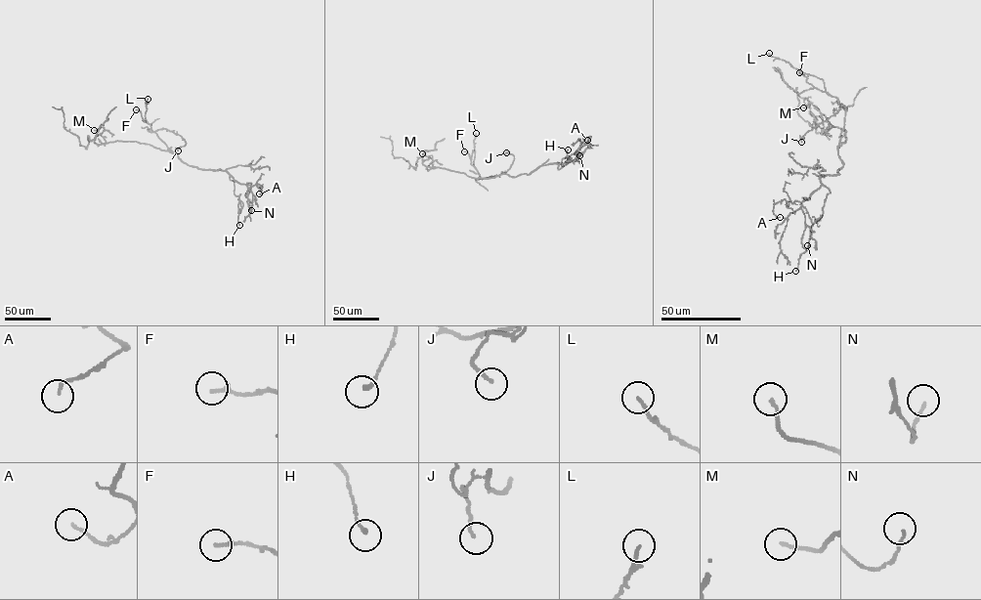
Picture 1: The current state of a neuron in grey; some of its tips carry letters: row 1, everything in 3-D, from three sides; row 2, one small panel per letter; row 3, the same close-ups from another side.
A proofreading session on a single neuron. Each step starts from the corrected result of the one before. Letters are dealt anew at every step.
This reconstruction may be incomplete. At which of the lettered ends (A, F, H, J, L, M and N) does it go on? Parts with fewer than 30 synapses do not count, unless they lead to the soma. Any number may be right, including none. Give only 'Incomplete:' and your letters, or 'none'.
Incomplete: none

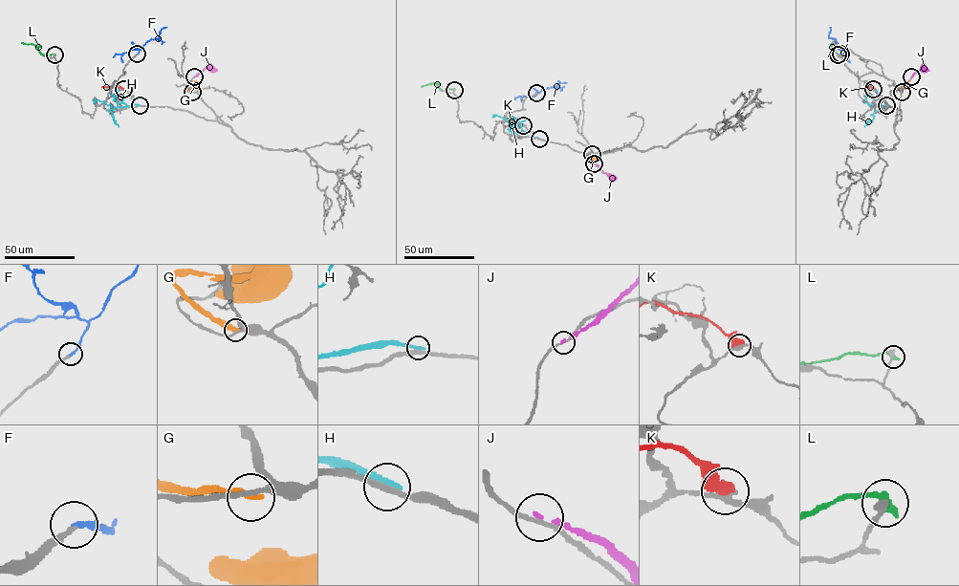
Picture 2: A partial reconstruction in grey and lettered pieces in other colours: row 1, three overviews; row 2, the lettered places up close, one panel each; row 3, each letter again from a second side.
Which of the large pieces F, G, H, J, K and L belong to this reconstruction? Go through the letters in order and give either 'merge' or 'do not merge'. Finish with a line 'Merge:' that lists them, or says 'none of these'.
F: merge
G: do not merge
H: do not merge
J: do not merge
K: do not merge
L: do not merge
Merge: F

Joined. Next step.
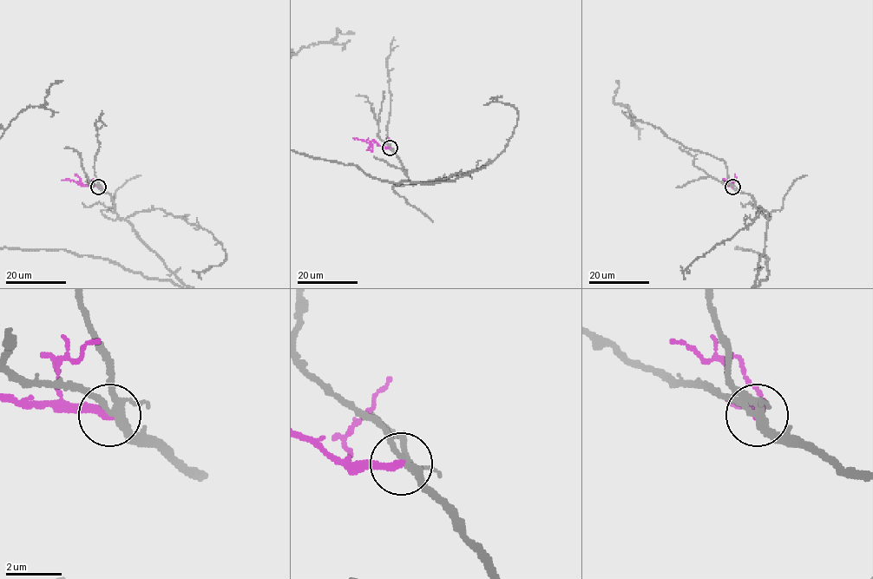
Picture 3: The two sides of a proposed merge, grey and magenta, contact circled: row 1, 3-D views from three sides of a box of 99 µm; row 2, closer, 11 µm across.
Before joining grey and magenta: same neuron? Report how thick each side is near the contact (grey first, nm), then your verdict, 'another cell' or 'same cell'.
260/300 nm | another cell

